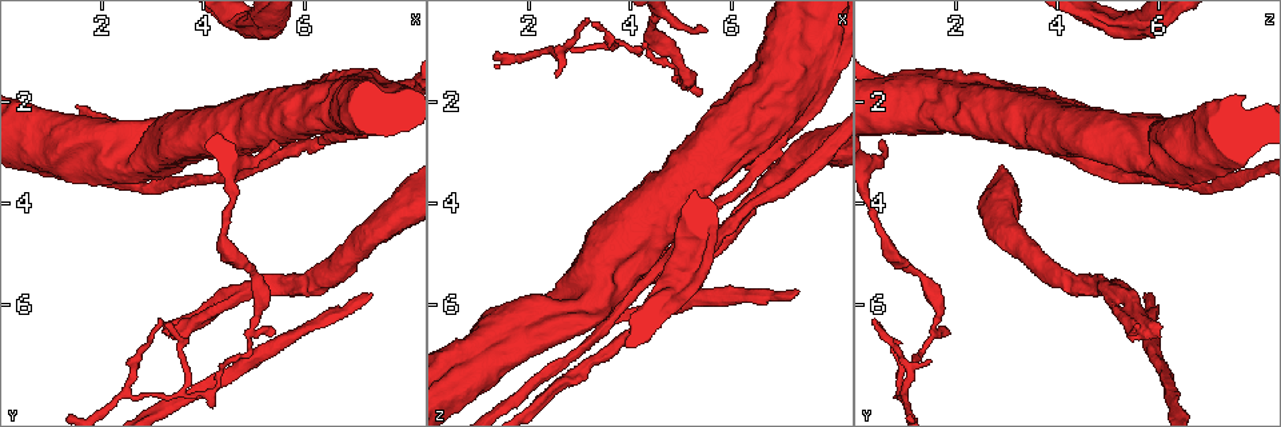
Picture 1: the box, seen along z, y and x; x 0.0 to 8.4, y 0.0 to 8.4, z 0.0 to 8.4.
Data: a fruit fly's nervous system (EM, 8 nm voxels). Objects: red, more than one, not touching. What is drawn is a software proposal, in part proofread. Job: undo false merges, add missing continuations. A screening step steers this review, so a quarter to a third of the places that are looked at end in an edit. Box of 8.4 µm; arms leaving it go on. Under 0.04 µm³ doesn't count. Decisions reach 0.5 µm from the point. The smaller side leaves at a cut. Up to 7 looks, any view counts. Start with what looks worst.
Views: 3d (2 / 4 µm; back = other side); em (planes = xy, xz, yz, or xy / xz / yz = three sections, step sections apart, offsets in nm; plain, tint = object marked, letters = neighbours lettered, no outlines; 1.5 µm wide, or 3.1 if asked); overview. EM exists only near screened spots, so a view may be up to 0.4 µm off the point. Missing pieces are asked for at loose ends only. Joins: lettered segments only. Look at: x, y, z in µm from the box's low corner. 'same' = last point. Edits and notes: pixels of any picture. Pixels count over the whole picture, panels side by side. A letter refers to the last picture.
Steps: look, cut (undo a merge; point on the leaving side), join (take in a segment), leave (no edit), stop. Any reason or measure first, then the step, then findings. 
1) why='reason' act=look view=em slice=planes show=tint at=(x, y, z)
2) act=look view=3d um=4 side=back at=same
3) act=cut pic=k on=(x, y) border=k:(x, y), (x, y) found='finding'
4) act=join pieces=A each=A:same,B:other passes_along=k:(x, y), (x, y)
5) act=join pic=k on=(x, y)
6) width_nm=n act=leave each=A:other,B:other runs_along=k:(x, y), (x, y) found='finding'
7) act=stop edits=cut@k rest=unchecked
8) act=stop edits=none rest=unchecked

why='branch stops here' act=look view=3d um=4 at=(3.35, 6.65, 6.05)

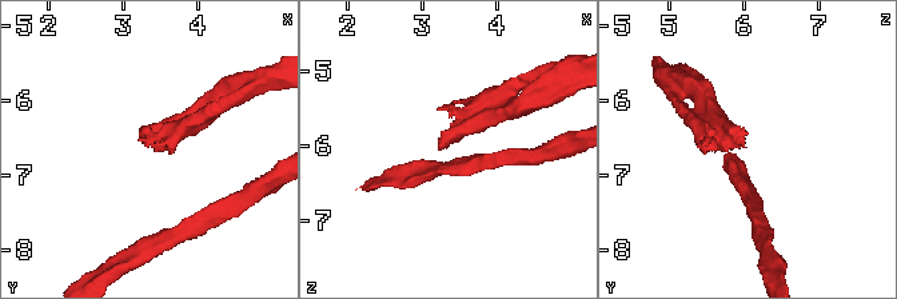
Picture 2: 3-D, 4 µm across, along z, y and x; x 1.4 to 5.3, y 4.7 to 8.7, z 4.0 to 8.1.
why='now the EM' act=look view=em slice=xz step=8 show=letters at=(3.30, 6.65, 6.00)

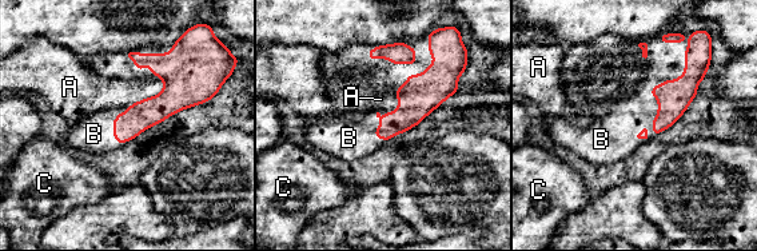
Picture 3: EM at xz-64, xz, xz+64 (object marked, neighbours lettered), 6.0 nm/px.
act=join pieces=B each=A:other,B:same,C:other passes_along=3:(418, 99), (381, 116), (349, 138) found='it goes on there'

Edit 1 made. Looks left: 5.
act=look view=overview

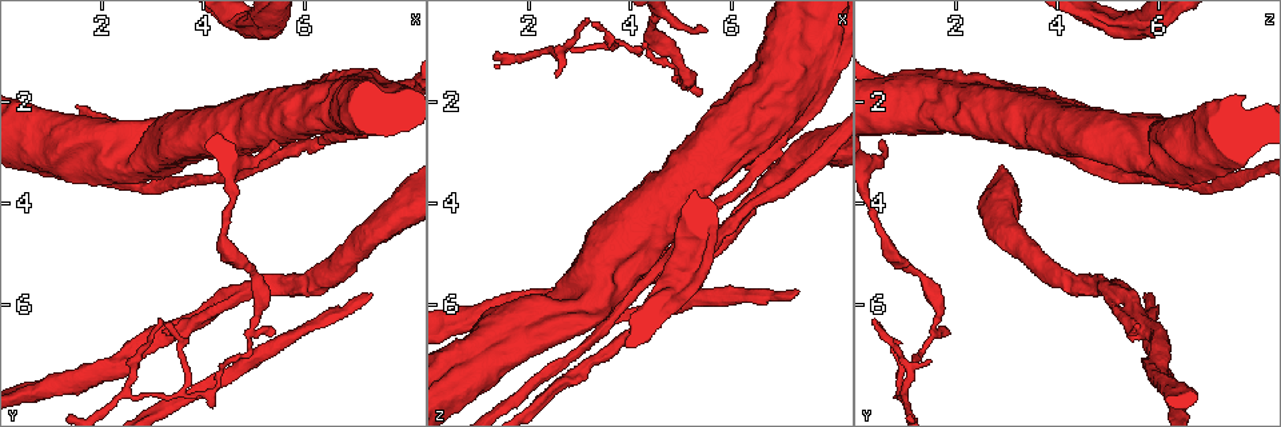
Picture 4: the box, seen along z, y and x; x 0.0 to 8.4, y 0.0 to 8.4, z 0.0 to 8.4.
why='an open end' act=look view=3d um=4 at=(7.30, 5.80, 5.70)

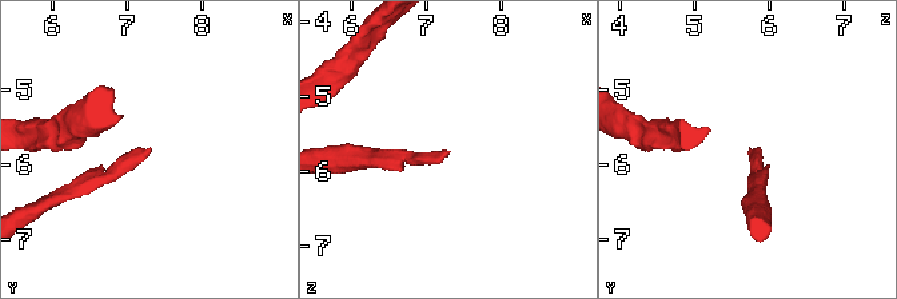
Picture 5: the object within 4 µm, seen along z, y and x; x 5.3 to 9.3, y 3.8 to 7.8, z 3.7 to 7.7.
why='now the EM' act=look view=em slice=planes show=letters at=(7.30, 5.80, 5.70)

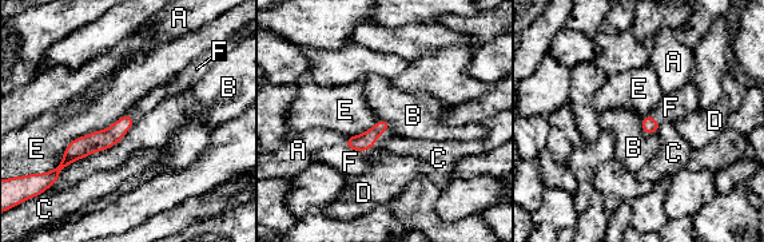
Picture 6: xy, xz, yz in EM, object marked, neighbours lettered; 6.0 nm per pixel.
width_nm=90 act=join pieces=F each=A:other,B:other,C:other,D:other,E:other,F:same passes_along=6:(366, 141), (367, 147), (350, 162) found='the neuron continues'

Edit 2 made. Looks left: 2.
act=stop edits=join@3,join@6 rest=unchecked

